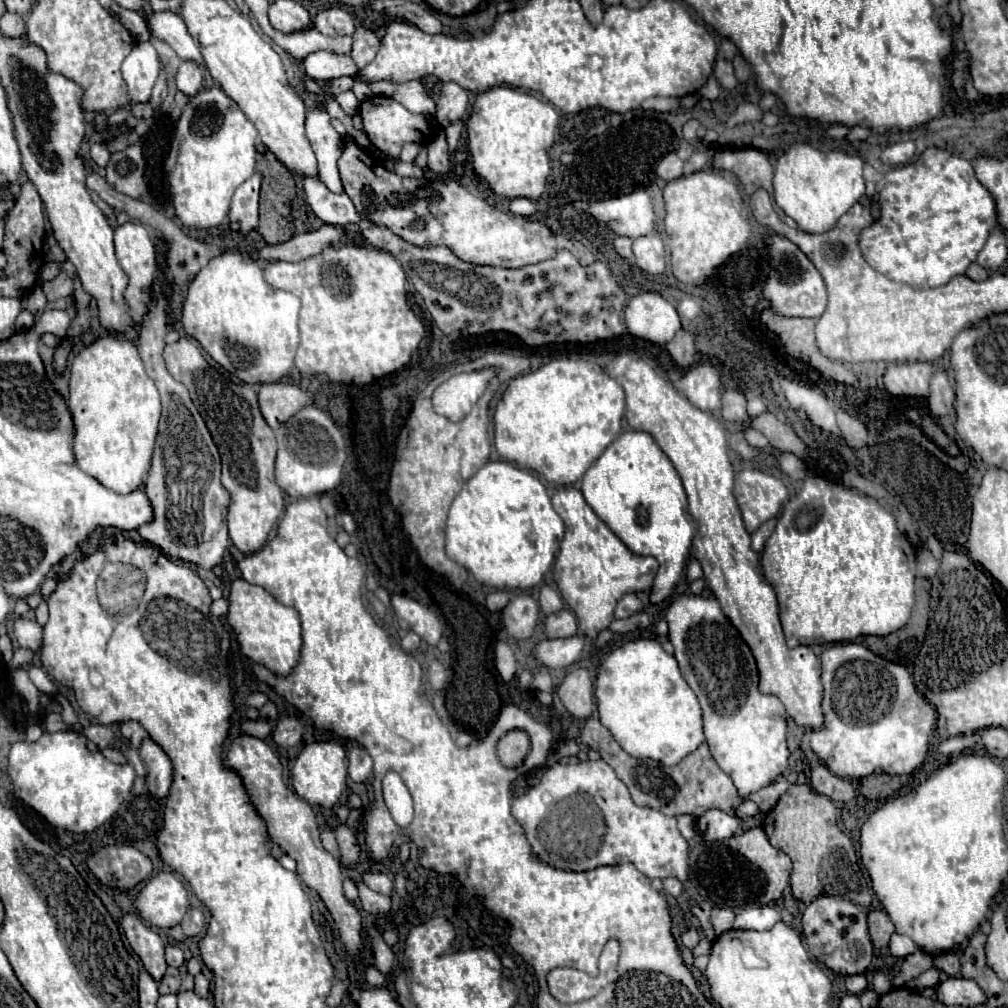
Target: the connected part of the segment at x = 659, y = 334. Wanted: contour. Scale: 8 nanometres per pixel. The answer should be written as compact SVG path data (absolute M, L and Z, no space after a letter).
M640 292L630 296L624 308L626 328L632 336L666 344L680 330L680 318L676 308L658 292Z

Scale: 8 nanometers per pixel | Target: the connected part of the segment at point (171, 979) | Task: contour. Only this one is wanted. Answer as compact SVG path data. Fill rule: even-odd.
M168 968L166 976L158 982L160 994L176 994L180 990L180 974L178 968Z

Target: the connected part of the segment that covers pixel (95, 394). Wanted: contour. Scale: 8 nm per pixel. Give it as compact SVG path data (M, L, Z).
M106 336L74 356L68 408L74 424L74 456L82 472L118 494L142 486L158 434L160 394L144 372L138 348L126 338Z

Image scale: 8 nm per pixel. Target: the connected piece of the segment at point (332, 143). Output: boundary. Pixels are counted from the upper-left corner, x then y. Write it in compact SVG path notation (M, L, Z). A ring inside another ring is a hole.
M316 106L306 114L306 138L312 144L312 150L318 160L318 178L334 194L342 194L336 160L340 158L344 138L332 128L328 112L318 110Z

